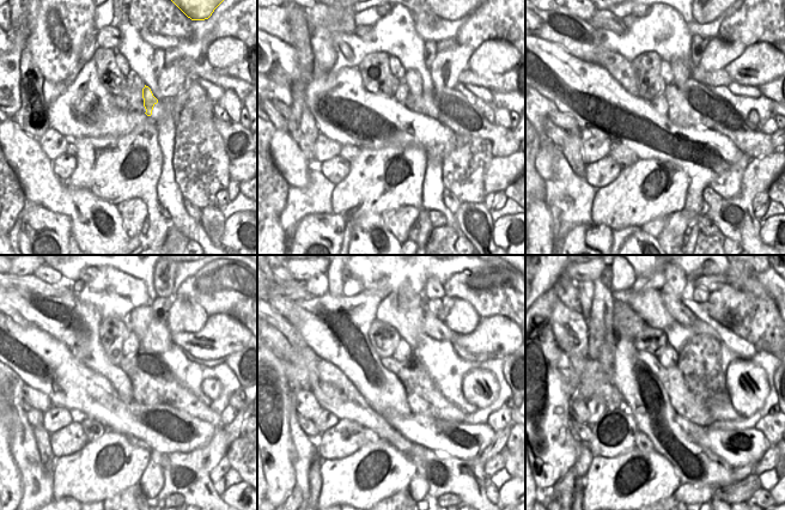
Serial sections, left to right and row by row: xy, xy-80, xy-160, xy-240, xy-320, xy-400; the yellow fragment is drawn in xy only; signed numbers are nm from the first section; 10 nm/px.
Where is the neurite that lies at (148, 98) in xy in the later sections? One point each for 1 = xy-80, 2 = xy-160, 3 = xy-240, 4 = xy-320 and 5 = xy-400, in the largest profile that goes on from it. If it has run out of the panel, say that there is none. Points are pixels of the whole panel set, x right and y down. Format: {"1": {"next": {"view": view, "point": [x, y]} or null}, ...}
{"1": {"next": {"view": "xy-80", "point": [413, 79]}}, "2": {"next": {"view": "xy-160", "point": [682, 71]}}, "3": {"next": {"view": "xy-240", "point": [140, 317]}}, "4": {"next": {"view": "xy-320", "point": [409, 301]}}, "5": {"next": {"view": "xy-400", "point": [675, 279]}}}

